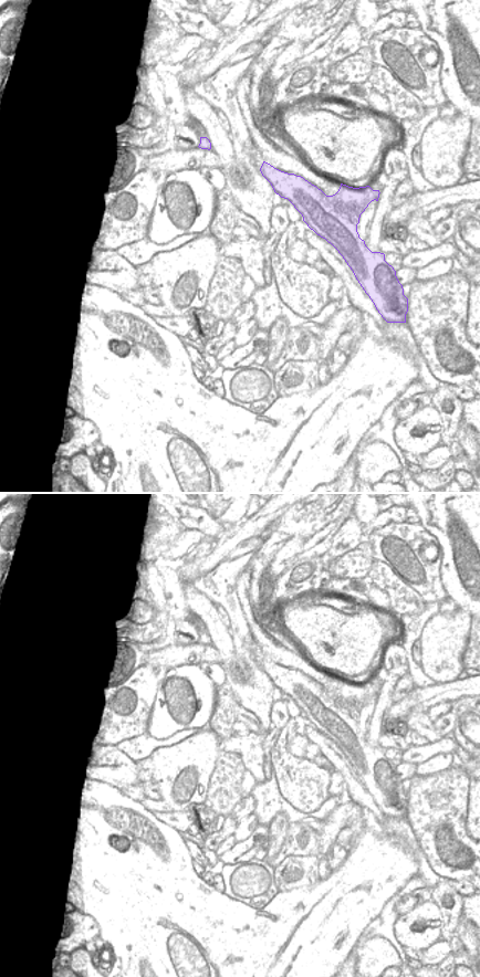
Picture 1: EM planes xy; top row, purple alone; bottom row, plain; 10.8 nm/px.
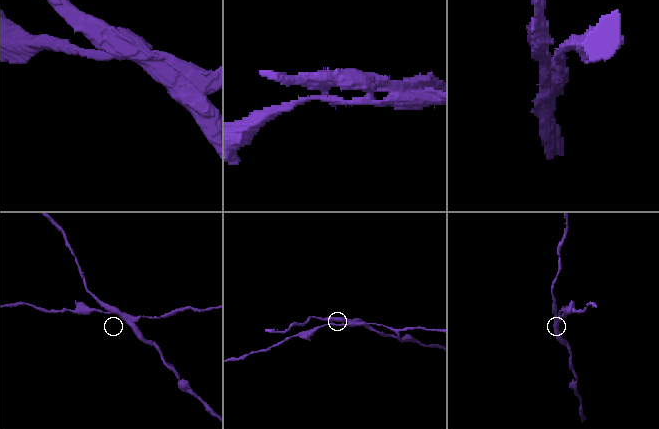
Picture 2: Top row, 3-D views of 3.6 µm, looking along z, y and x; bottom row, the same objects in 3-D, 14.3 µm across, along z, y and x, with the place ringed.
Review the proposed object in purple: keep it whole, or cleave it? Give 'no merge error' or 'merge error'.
merge error

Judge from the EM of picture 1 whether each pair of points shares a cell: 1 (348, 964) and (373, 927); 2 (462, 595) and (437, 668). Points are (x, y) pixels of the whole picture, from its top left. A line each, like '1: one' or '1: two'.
1: one
2: two

